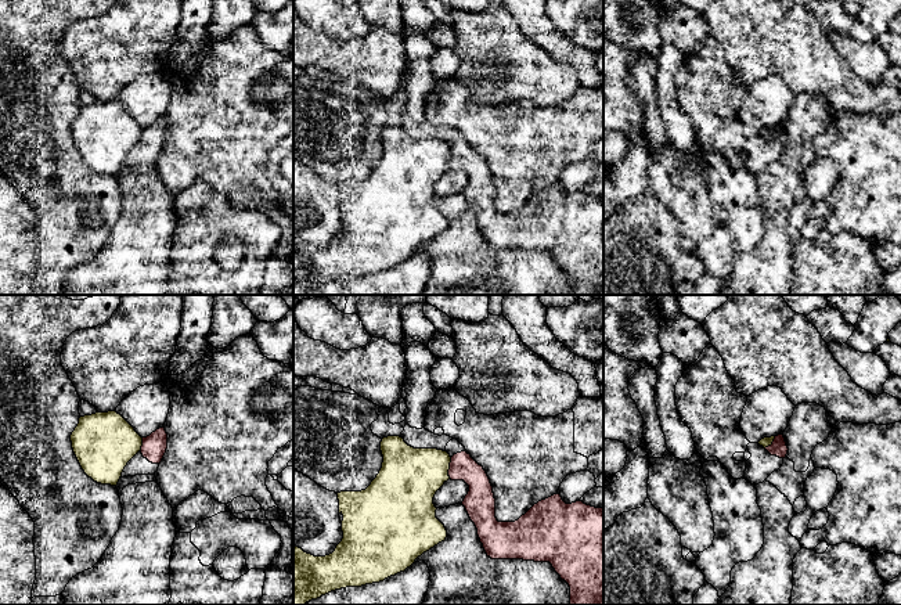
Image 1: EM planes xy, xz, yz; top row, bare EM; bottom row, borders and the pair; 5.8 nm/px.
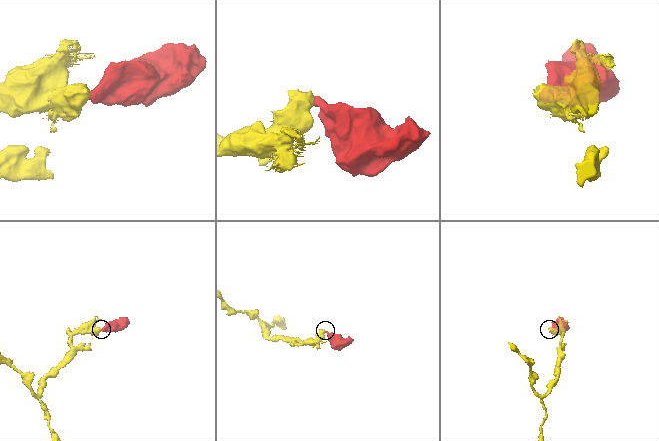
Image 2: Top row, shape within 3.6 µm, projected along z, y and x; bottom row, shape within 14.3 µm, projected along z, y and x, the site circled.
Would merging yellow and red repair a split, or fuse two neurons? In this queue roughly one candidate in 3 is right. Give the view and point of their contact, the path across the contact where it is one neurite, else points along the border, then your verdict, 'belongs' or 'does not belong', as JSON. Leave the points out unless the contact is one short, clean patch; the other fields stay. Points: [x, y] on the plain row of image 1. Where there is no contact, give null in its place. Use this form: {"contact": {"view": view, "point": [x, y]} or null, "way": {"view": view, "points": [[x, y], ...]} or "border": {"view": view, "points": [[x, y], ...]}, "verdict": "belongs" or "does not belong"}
{"contact": {"view": "xz", "point": [449, 158]}, "border": {"view": "xz", "points": [[451, 147], [449, 168]]}, "verdict": "does not belong"}

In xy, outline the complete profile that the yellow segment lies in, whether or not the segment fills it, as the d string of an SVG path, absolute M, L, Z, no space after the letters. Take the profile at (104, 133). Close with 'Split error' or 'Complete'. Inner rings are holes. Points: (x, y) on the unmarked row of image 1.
M116 101L80 107L71 132L84 163L111 176L118 174L125 156L143 136L143 127Z. Complete

